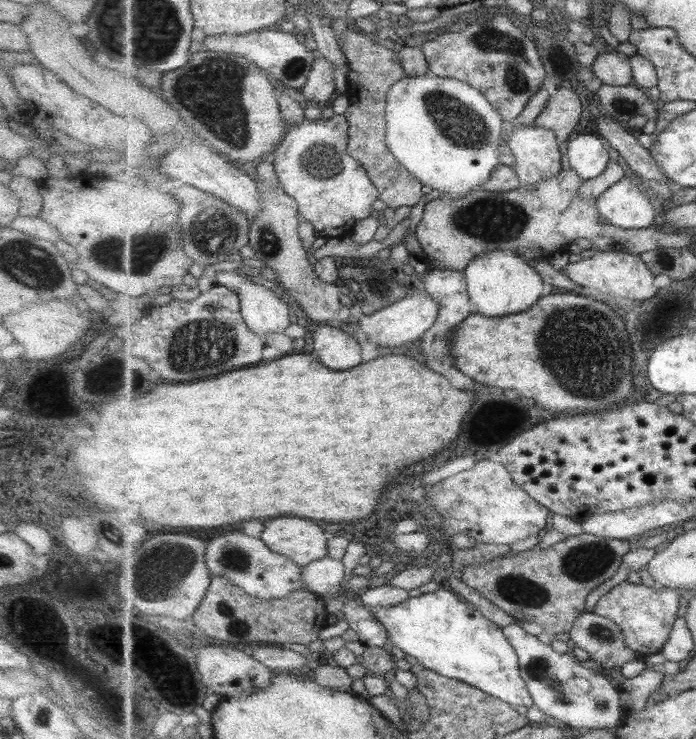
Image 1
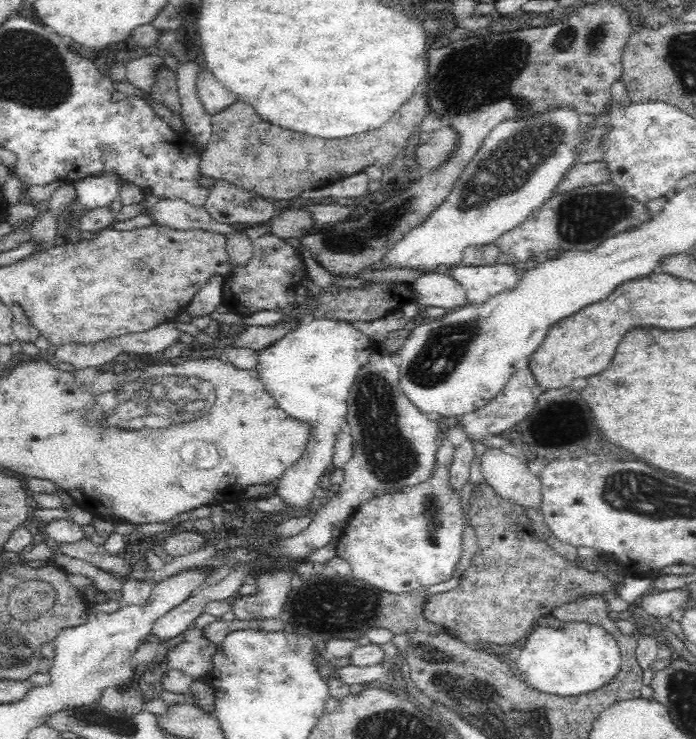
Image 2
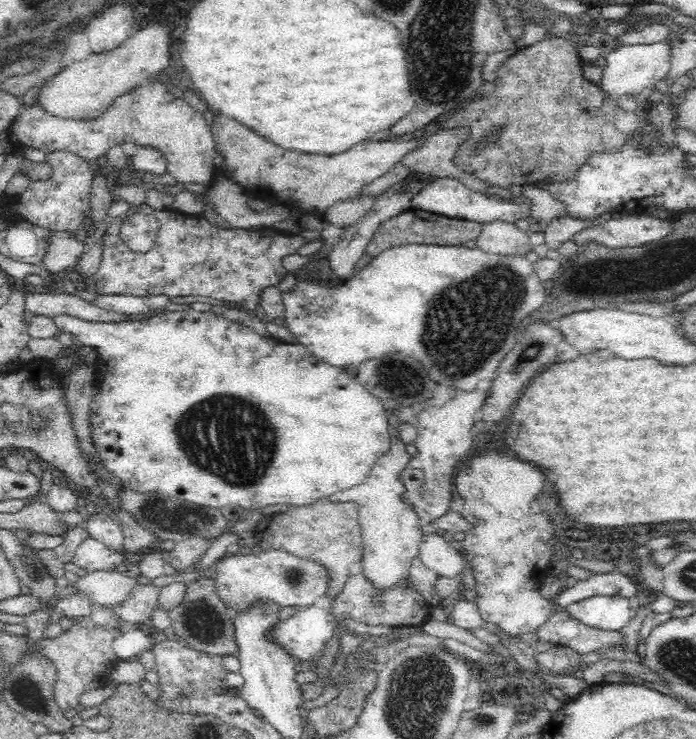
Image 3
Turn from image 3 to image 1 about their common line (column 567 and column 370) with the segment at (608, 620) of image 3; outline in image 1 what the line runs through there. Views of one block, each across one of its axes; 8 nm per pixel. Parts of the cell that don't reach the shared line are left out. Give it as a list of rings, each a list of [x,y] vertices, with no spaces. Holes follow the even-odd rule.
[[[447,587],[407,598],[389,608],[369,606],[369,609],[383,623],[394,646],[428,669],[483,689],[514,706],[533,706],[534,698],[521,676],[519,656],[507,640],[504,628],[491,622],[470,602],[461,602],[457,593],[449,592]]]

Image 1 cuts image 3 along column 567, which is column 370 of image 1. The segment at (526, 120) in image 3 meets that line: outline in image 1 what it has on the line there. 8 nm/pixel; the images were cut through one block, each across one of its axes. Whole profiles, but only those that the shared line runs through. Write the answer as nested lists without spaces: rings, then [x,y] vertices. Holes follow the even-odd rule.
[[[354,27],[349,28],[343,37],[339,37],[340,47],[347,55],[349,63],[349,86],[346,95],[351,106],[345,112],[350,122],[349,153],[367,170],[370,179],[380,192],[380,199],[394,209],[400,206],[415,206],[421,202],[423,185],[391,152],[387,144],[387,92],[399,80],[407,78],[408,74],[399,53],[384,48],[376,43],[372,35],[360,32]]]

